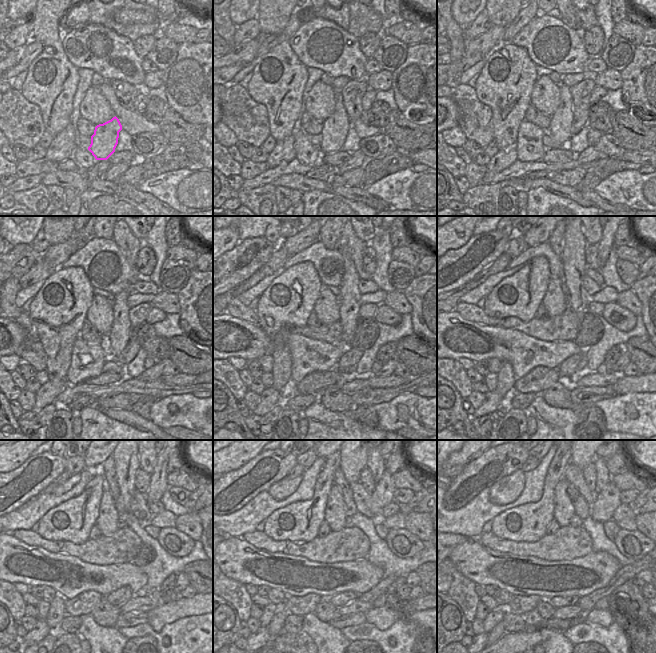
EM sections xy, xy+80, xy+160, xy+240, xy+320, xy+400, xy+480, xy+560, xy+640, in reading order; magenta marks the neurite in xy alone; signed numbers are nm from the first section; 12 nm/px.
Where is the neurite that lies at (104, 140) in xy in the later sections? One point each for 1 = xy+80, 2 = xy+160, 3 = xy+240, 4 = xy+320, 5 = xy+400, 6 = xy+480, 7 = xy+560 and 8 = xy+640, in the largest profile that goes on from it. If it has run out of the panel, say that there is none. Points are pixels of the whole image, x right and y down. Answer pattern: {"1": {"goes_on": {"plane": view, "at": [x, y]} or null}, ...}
{"1": {"goes_on": {"plane": "xy+80", "at": [335, 128]}}, "2": {"goes_on": {"plane": "xy+160", "at": [560, 125]}}, "3": {"goes_on": {"plane": "xy+240", "at": [119, 334]}}, "4": {"goes_on": {"plane": "xy+320", "at": [349, 310]}}, "5": {"goes_on": {"plane": "xy+400", "at": [573, 258]}}, "6": {"goes_on": {"plane": "xy+480", "at": [126, 460]}}, "7": {"goes_on": {"plane": "xy+560", "at": [353, 460]}}, "8": {"goes_on": {"plane": "xy+640", "at": [581, 460]}}}

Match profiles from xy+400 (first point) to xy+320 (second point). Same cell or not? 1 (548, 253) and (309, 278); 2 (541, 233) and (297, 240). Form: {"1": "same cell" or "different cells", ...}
{"1": "different cells", "2": "same cell"}

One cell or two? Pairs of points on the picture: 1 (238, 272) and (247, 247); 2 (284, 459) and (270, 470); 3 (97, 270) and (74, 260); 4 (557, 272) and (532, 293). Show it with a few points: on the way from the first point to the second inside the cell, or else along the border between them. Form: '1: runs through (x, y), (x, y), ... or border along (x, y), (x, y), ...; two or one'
1: runs through (234, 267), (243, 253); one
2: runs through (281, 462), (273, 467); one
3: runs through (96, 263), (92, 259), (81, 259); one
4: border along (537, 257), (543, 256), (547, 260), (551, 277); two

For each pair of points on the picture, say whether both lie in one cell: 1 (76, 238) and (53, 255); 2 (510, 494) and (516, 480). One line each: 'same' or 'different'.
1: same
2: same

